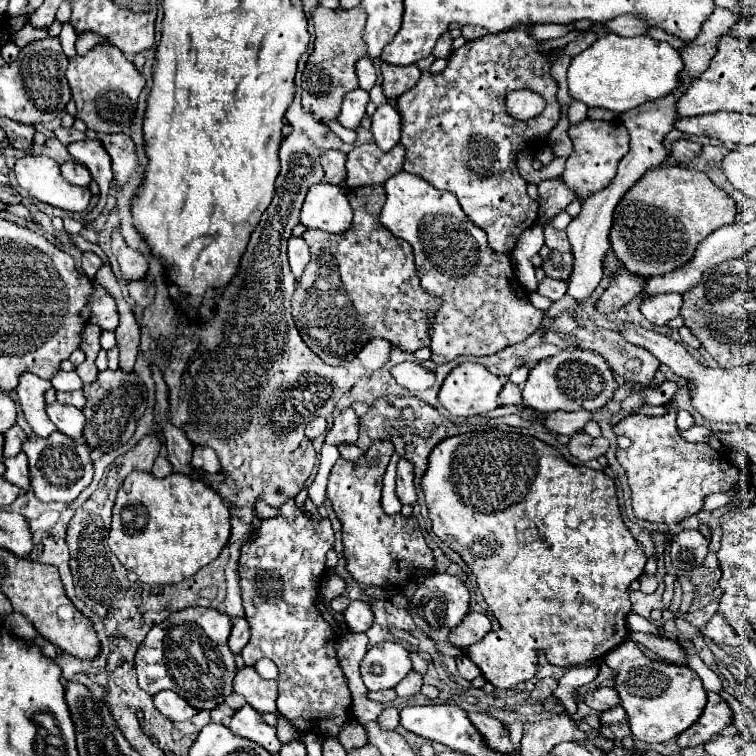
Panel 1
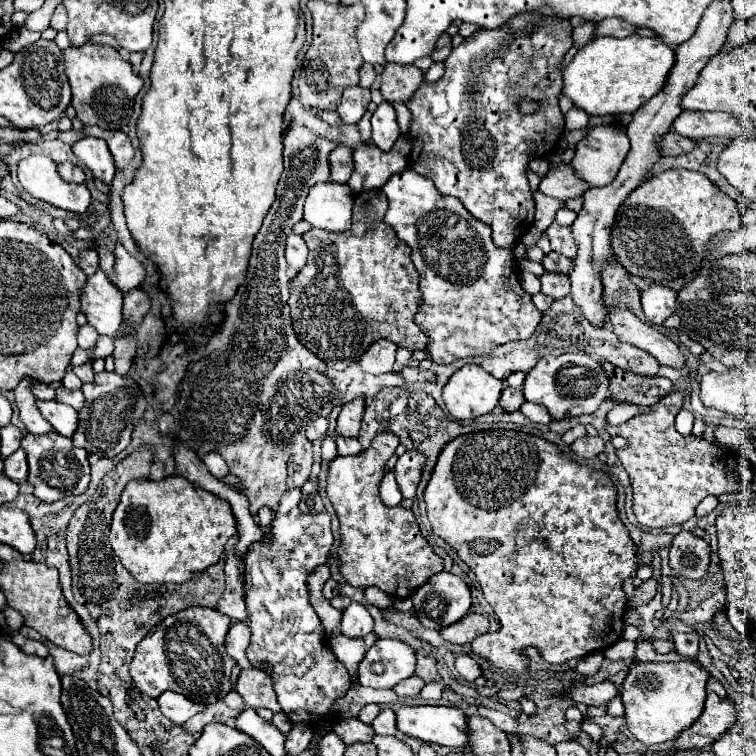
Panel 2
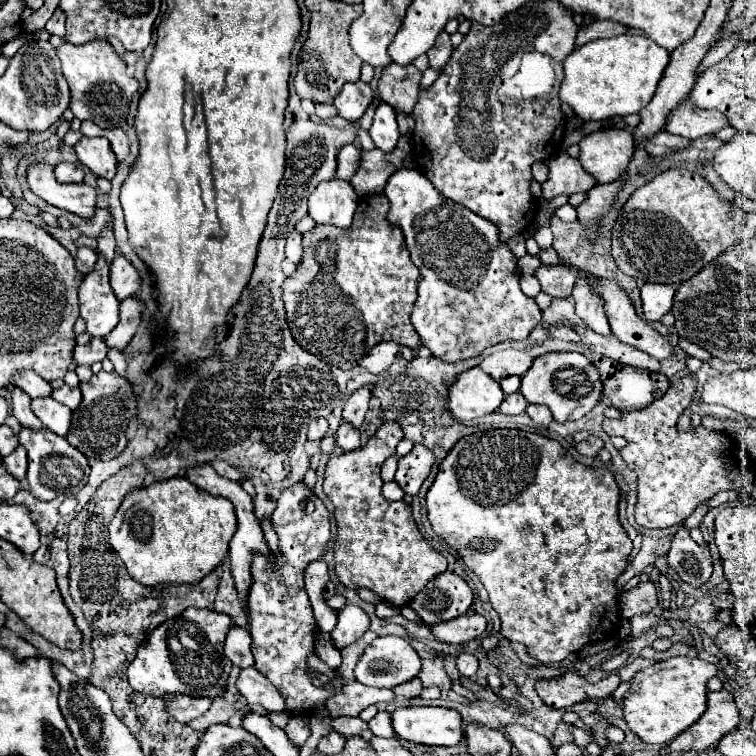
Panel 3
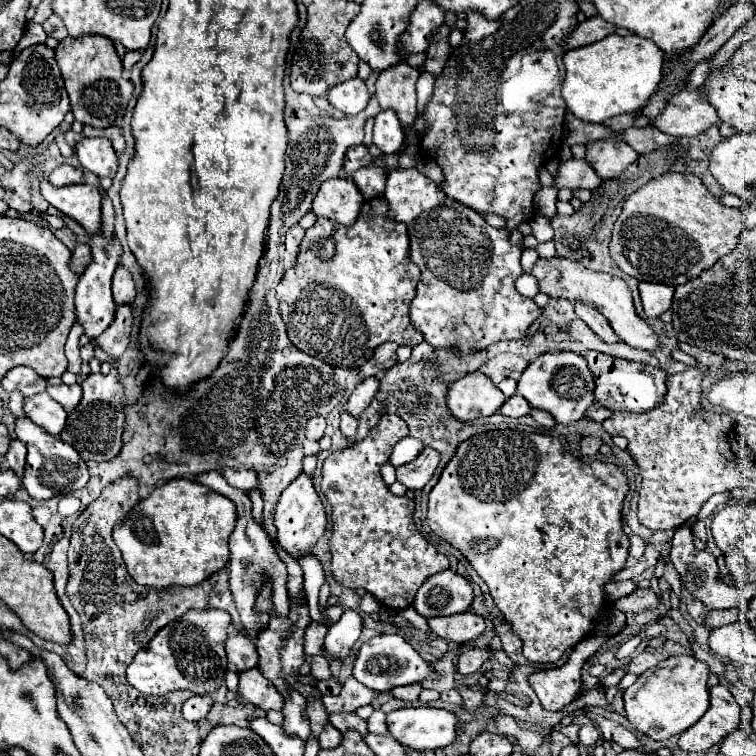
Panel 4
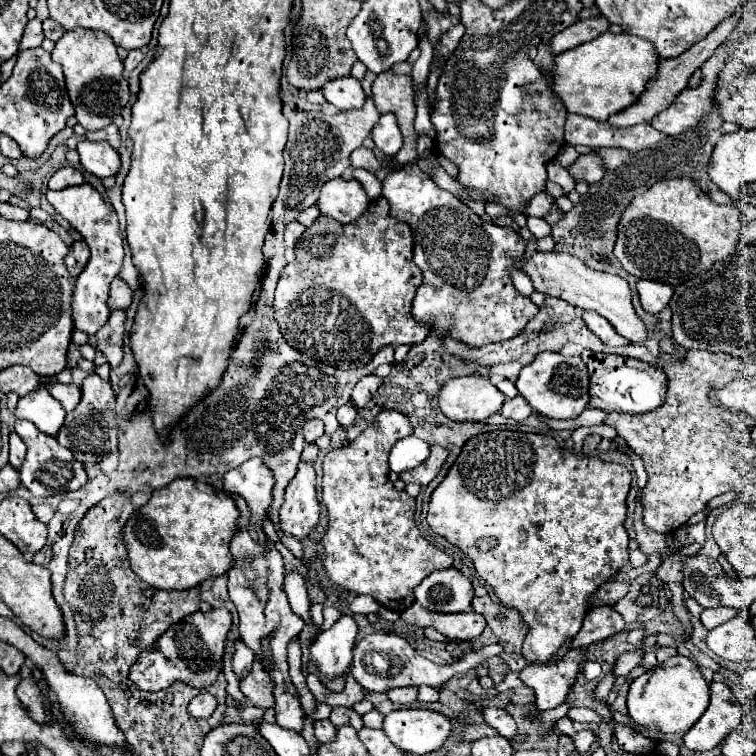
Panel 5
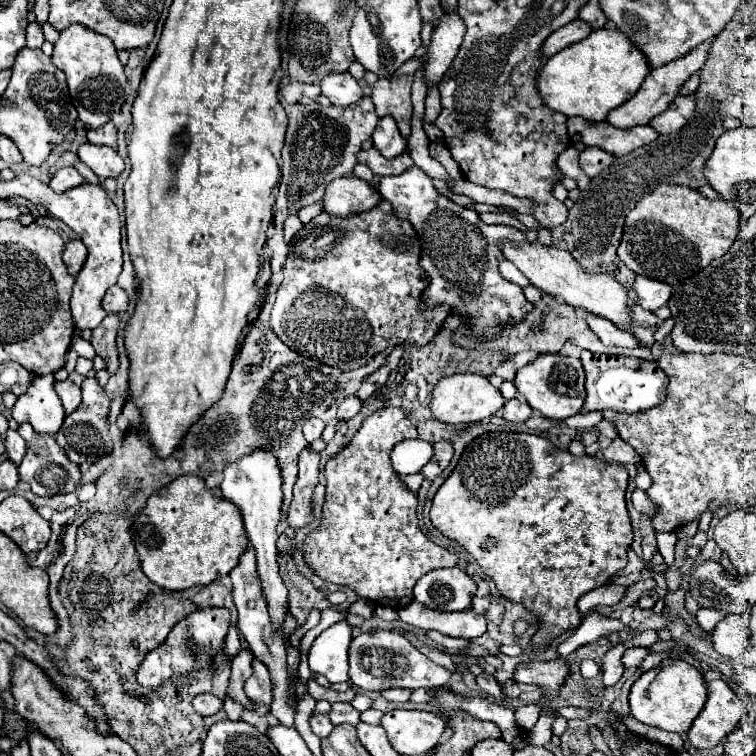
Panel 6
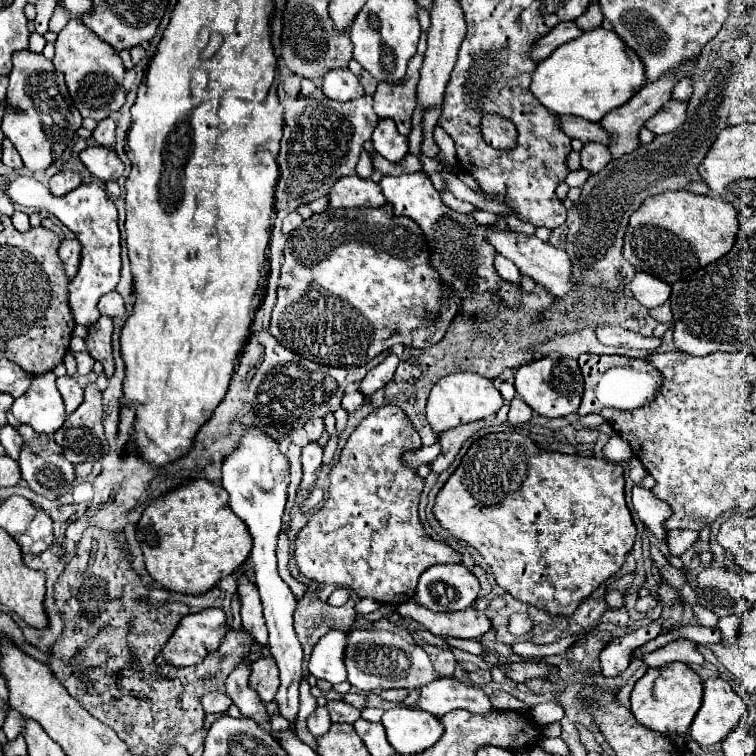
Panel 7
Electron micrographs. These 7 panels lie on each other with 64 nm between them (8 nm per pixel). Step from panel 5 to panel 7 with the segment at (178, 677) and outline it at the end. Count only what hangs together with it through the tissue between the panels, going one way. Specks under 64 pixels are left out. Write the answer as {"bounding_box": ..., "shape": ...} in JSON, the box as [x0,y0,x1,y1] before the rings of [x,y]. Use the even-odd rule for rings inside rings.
{"bounding_box":[154,608,228,666],"shape":[[[206,608],[206,610],[200,610],[200,612],[194,612],[194,614],[188,614],[180,620],[178,628],[174,630],[174,634],[170,636],[170,640],[164,644],[164,648],[160,650],[160,654],[156,656],[154,664],[156,666],[196,666],[204,660],[204,656],[208,656],[210,652],[216,652],[224,634],[228,632],[228,626],[226,626],[226,614],[222,608]]]}

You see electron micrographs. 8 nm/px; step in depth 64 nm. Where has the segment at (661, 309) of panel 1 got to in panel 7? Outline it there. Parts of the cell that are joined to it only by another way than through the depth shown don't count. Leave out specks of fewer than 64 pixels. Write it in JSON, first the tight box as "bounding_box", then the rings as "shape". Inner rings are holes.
{"bounding_box":[632,272,670,310],"shape":[[[638,272],[634,276],[632,292],[634,292],[634,298],[650,310],[656,306],[662,306],[670,298],[670,286],[658,278],[644,274],[644,272]]]}

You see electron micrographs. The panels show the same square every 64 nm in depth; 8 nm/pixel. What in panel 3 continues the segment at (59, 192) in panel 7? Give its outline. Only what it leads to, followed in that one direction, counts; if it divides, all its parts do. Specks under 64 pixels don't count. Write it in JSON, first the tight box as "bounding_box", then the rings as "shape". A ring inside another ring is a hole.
{"bounding_box":[54,162,84,182],"shape":[[[70,162],[58,164],[54,168],[54,172],[56,172],[56,178],[60,182],[82,182],[82,178],[84,178],[84,170],[76,164],[70,164]]]}

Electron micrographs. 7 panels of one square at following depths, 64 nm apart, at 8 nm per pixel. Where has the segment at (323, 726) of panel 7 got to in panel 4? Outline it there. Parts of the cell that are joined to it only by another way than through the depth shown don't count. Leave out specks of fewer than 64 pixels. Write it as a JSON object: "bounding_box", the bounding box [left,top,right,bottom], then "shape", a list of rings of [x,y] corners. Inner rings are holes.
{"bounding_box":[318,724,342,750],"shape":[[[328,724],[328,726],[324,728],[324,732],[320,734],[318,742],[320,742],[320,748],[322,748],[322,750],[328,750],[328,748],[338,746],[338,742],[342,742],[342,734],[340,734],[332,724]]]}

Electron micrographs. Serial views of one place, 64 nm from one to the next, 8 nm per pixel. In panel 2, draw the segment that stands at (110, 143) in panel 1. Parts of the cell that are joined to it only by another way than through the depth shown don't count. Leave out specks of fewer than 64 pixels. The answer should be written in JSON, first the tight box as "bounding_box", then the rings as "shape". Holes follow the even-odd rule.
{"bounding_box":[84,126,134,170],"shape":[[[84,126],[84,132],[88,136],[96,136],[96,138],[102,138],[106,140],[112,156],[114,156],[114,164],[116,164],[116,170],[124,170],[132,156],[134,156],[134,148],[130,144],[130,138],[120,132],[120,130],[114,130],[114,132],[108,132],[108,130],[102,130],[102,128],[96,128],[96,126]]]}

